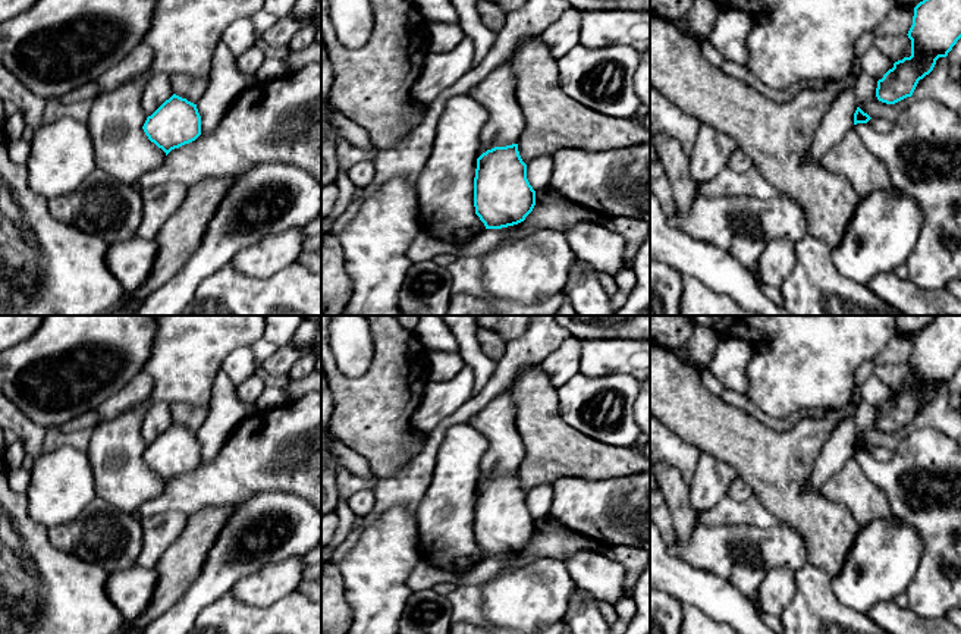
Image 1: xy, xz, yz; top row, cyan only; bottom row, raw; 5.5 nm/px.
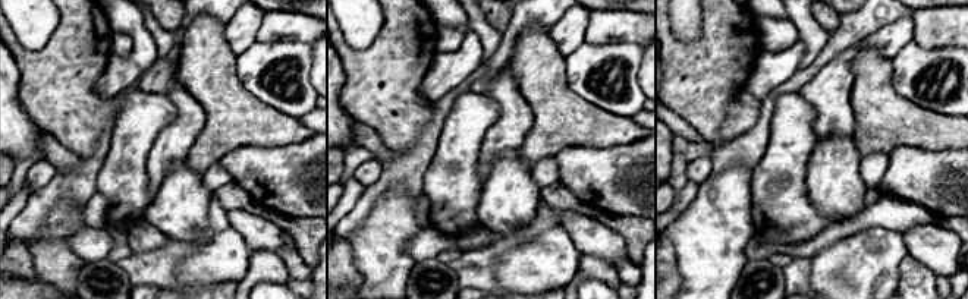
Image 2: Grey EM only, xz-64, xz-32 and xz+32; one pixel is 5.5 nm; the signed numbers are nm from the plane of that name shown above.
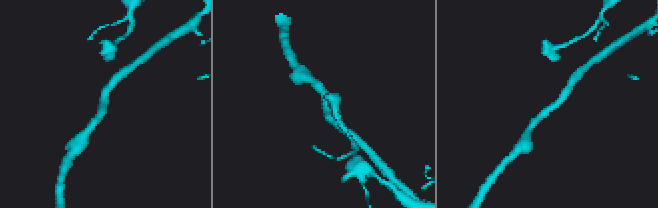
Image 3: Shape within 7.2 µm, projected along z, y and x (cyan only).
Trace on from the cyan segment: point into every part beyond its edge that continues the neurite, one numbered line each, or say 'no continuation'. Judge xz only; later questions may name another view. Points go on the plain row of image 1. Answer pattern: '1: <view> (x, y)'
no continuation

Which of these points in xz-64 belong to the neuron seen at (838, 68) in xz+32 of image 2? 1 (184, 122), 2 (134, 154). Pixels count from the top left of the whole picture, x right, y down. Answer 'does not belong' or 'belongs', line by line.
1: belongs
2: does not belong

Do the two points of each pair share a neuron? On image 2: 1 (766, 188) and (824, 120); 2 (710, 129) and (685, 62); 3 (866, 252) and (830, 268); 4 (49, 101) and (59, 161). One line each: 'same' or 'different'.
1: different
2: same
3: same
4: different

